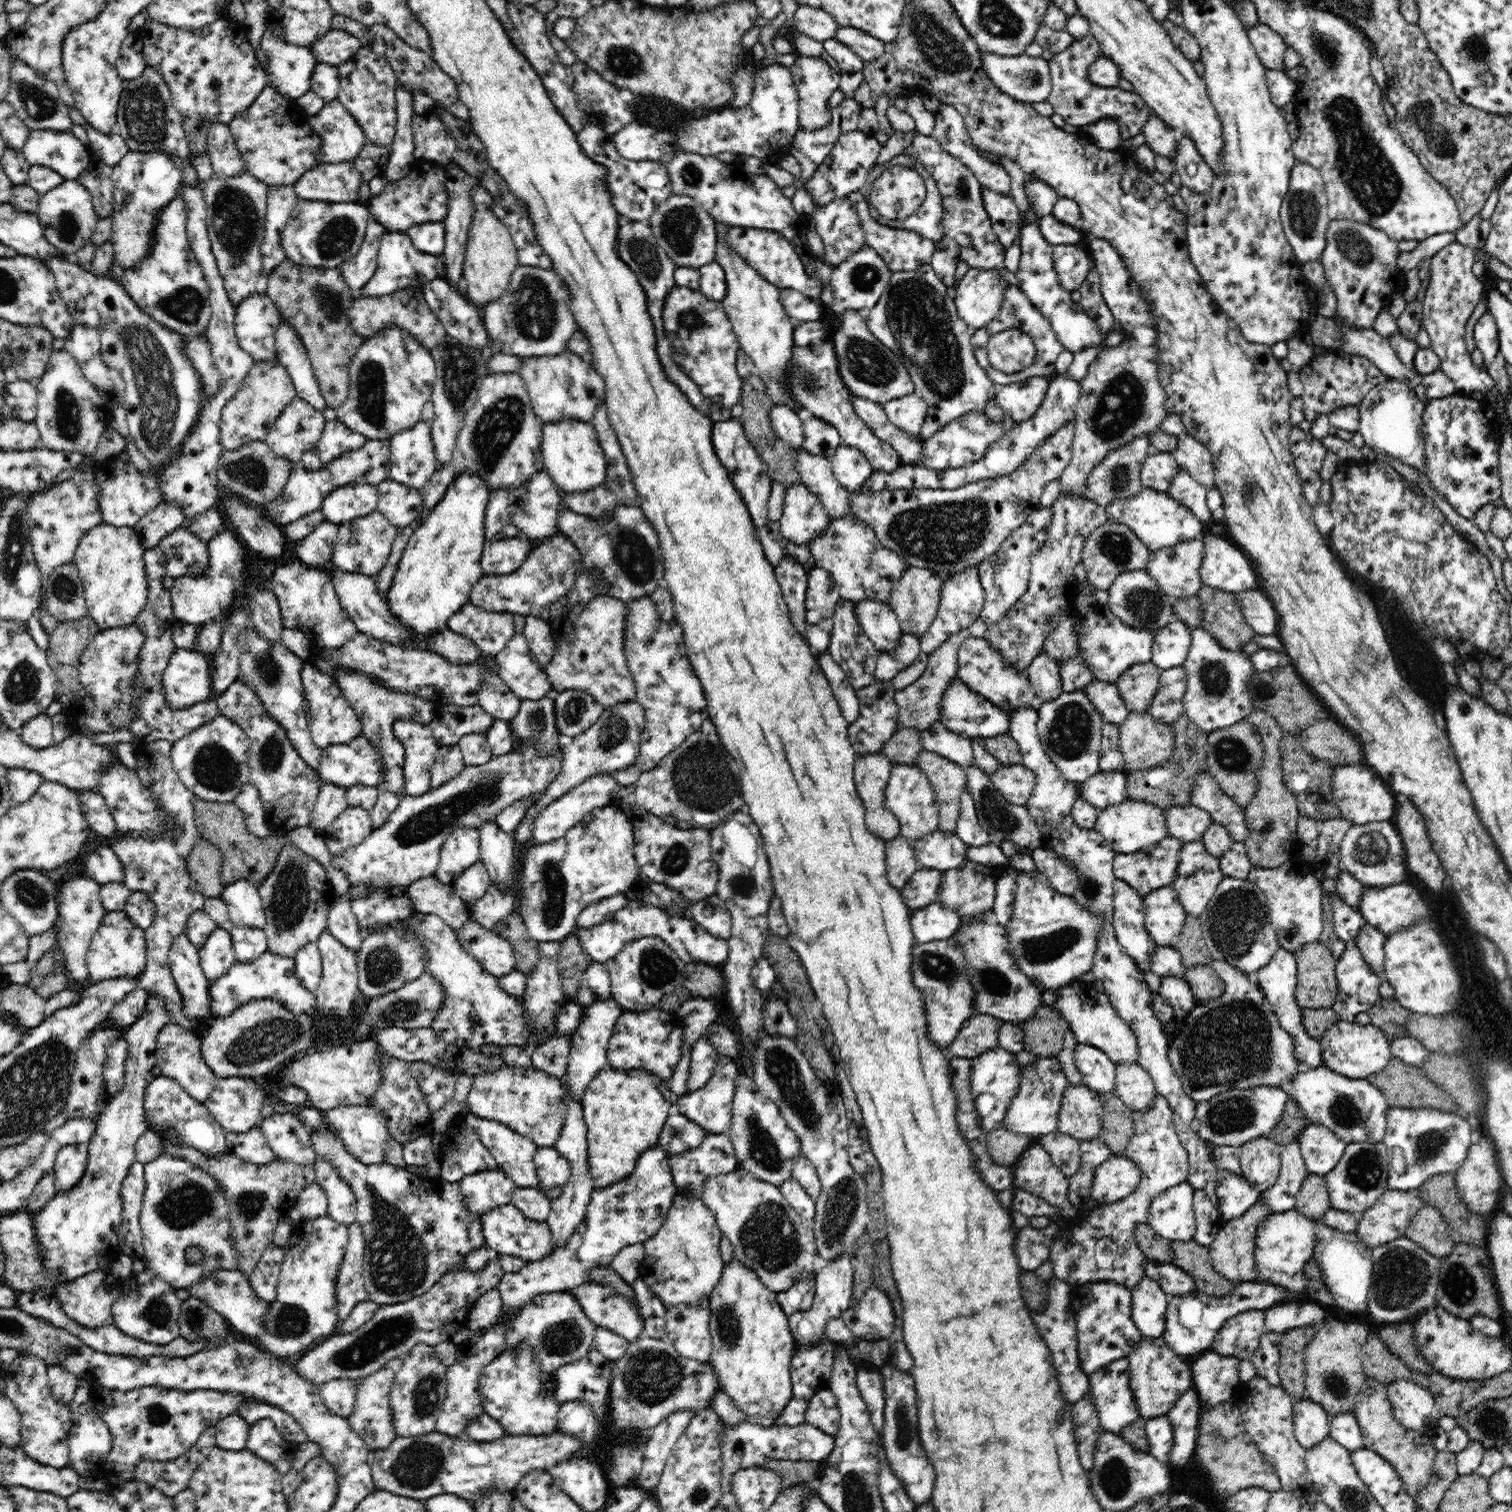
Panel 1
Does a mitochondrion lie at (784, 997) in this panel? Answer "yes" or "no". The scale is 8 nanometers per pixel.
no

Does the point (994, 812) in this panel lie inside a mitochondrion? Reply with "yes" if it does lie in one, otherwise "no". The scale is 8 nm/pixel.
yes

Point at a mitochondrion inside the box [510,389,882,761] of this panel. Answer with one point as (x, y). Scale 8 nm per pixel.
(633, 556)

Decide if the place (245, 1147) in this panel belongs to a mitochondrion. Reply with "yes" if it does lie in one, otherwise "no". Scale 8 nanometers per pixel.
no

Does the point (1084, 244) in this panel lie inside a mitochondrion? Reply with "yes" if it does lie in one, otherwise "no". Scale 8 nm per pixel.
no

